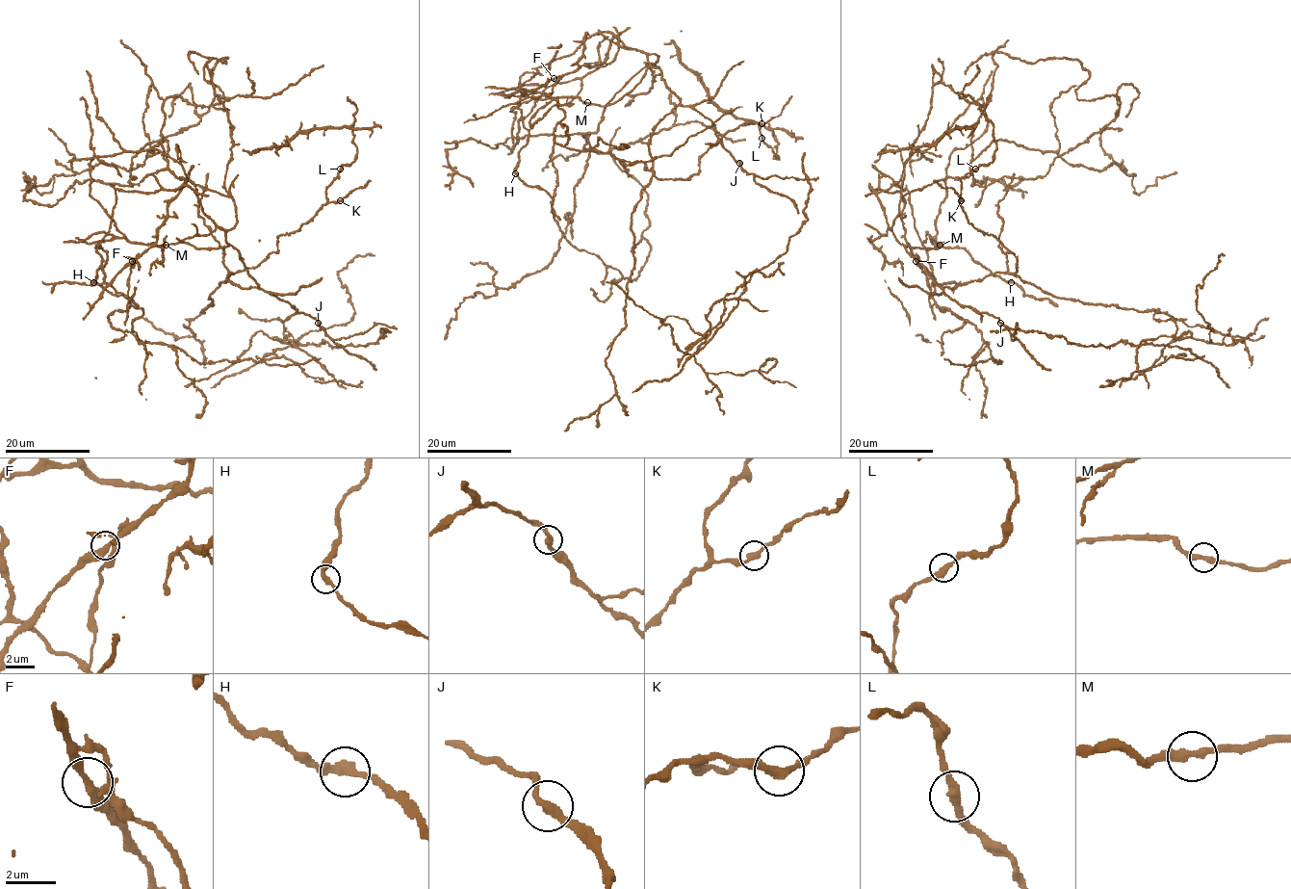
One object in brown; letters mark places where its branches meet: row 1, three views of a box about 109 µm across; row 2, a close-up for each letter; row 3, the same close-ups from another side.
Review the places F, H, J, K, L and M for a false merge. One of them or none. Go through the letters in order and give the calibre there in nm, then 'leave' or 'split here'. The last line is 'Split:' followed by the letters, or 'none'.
F: calibre 360 nm; leave
H: calibre 320 nm; leave
J: calibre 320 nm; leave
K: calibre 320 nm; leave
L: calibre 340 nm; leave
M: calibre 360 nm; leave
Split: none

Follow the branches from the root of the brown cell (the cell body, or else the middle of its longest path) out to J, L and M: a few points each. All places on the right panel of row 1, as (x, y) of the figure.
J: (906, 248), (952, 300), (965, 306), (992, 314), (1000, 323)
L: (906, 248), (937, 284), (949, 289), (1017, 271), (1017, 258), (976, 229), (960, 204), (960, 179), (975, 169)
M: (906, 248), (904, 245), (937, 248), (943, 243), (940, 245)

